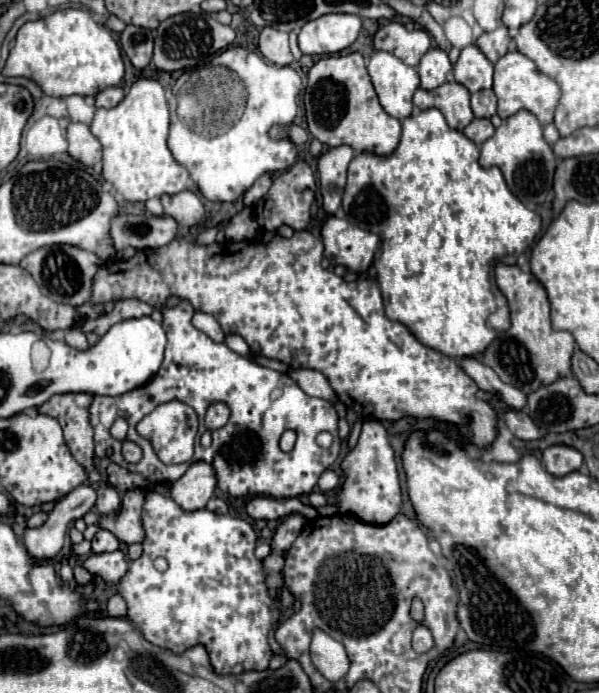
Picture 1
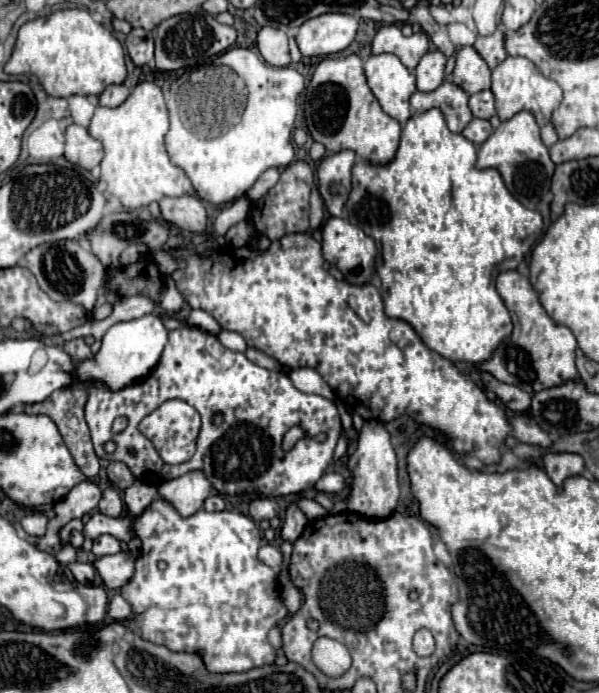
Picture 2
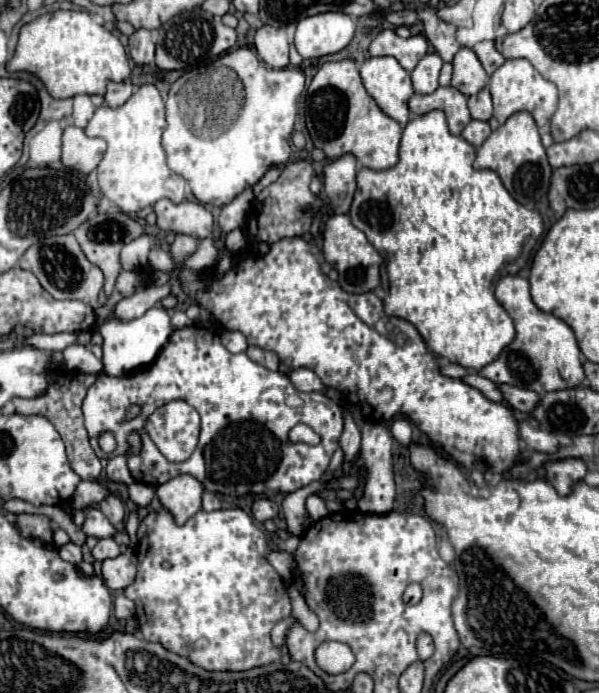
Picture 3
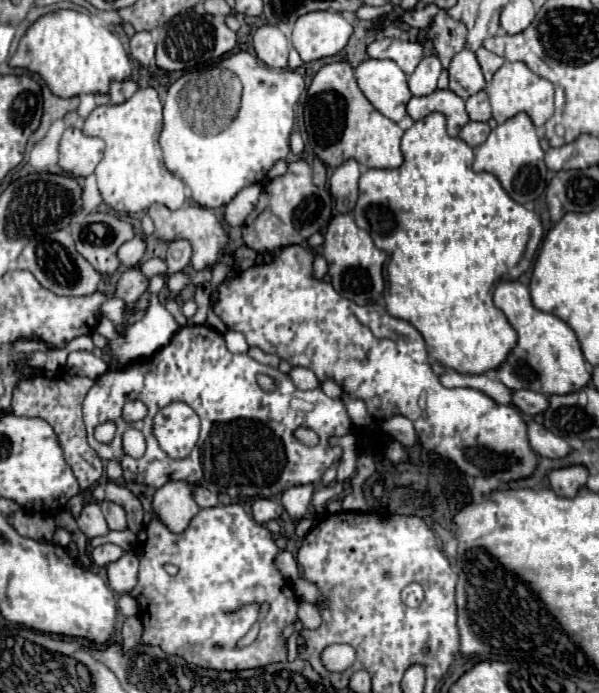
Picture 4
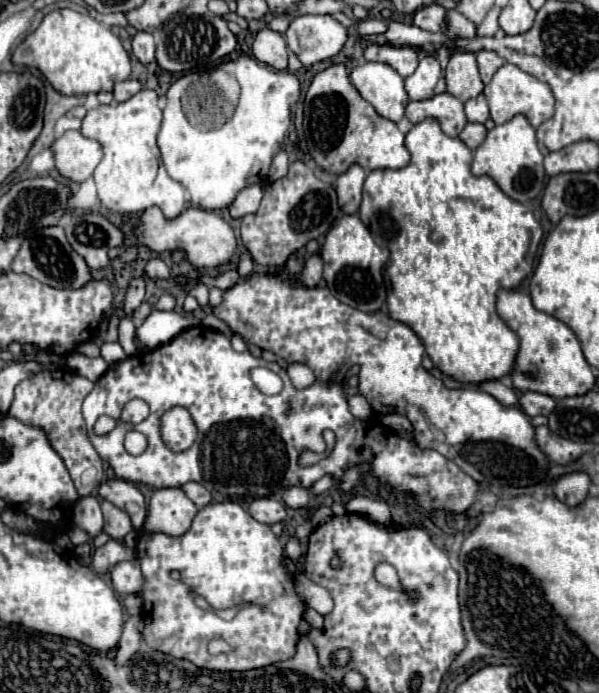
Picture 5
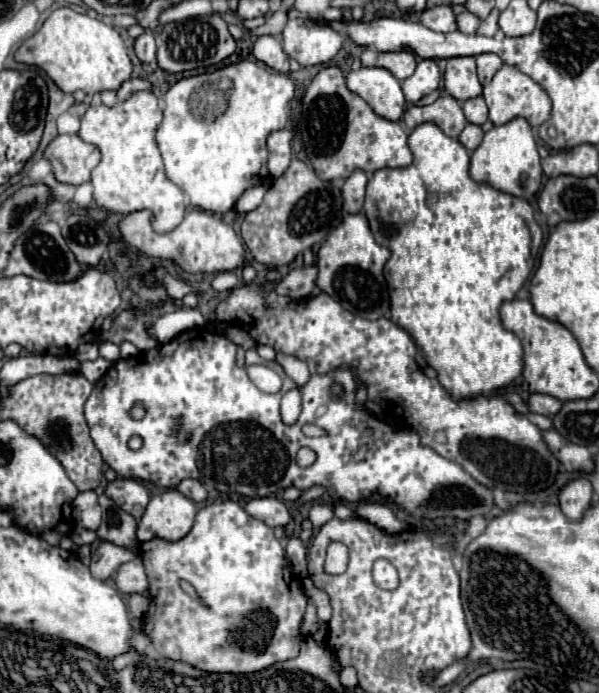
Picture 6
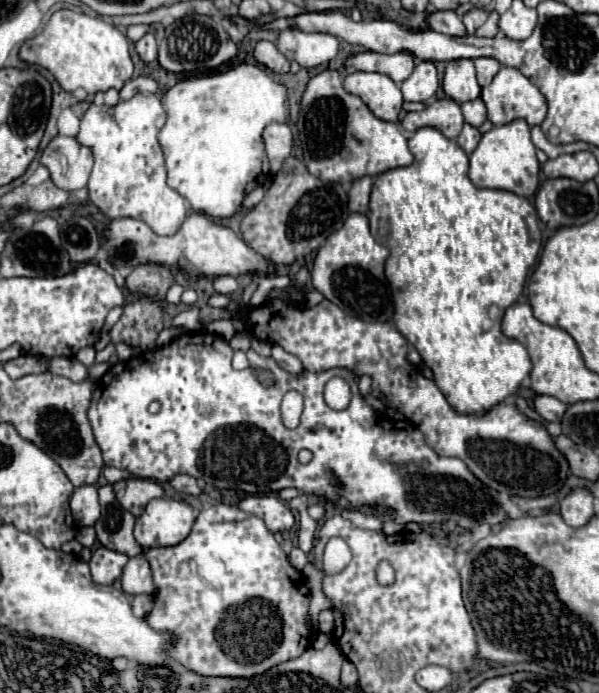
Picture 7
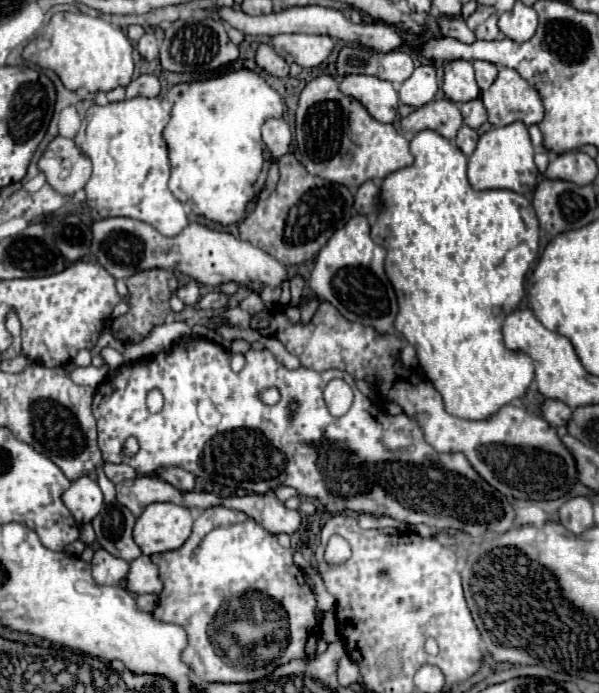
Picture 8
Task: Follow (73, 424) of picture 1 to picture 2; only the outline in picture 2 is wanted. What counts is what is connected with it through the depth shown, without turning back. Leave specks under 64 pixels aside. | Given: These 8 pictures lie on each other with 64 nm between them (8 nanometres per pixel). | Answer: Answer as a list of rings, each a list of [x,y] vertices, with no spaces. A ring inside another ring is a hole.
[[[74,382],[74,384],[70,384],[70,388],[60,388],[58,392],[52,392],[50,398],[46,398],[44,402],[24,404],[24,412],[26,414],[50,416],[50,420],[54,420],[54,424],[58,426],[58,430],[64,438],[64,444],[68,446],[68,452],[72,454],[80,472],[86,478],[94,478],[94,476],[98,476],[100,462],[98,462],[98,456],[94,454],[90,432],[88,432],[88,426],[86,426],[86,420],[84,420],[84,404],[86,404],[86,398],[88,398],[88,388],[90,388],[90,382]]]

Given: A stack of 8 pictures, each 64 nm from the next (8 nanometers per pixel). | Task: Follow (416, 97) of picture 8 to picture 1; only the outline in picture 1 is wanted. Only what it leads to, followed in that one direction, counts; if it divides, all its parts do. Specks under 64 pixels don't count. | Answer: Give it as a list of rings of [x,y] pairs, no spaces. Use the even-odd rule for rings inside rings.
[[[430,48],[420,64],[418,64],[418,76],[420,76],[420,88],[434,90],[440,84],[446,82],[446,74],[452,70],[452,64],[448,60],[448,54],[440,48]]]

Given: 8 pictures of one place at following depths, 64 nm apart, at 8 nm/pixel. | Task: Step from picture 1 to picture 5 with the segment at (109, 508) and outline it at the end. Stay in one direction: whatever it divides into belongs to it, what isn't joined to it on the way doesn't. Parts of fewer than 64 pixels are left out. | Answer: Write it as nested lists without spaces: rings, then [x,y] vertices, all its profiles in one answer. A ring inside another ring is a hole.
[[[102,500],[102,512],[104,512],[104,532],[112,540],[124,542],[126,534],[130,534],[134,530],[130,516],[124,510],[110,504],[108,500]]]

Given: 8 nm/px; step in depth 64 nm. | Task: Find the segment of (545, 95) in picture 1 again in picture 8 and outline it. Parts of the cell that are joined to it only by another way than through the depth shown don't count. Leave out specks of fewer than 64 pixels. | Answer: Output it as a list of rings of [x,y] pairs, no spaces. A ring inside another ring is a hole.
[[[500,68],[494,84],[482,92],[482,102],[488,110],[492,126],[508,126],[512,122],[540,124],[544,108],[538,92],[516,70]]]

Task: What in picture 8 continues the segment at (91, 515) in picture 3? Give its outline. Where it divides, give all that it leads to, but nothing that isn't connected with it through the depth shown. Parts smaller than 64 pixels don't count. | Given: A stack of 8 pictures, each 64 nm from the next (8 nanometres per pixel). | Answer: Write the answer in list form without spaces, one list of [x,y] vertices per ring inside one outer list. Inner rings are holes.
[[[82,474],[78,480],[72,480],[70,488],[62,494],[62,502],[70,508],[76,522],[84,524],[100,512],[104,496],[98,482],[90,474]]]

